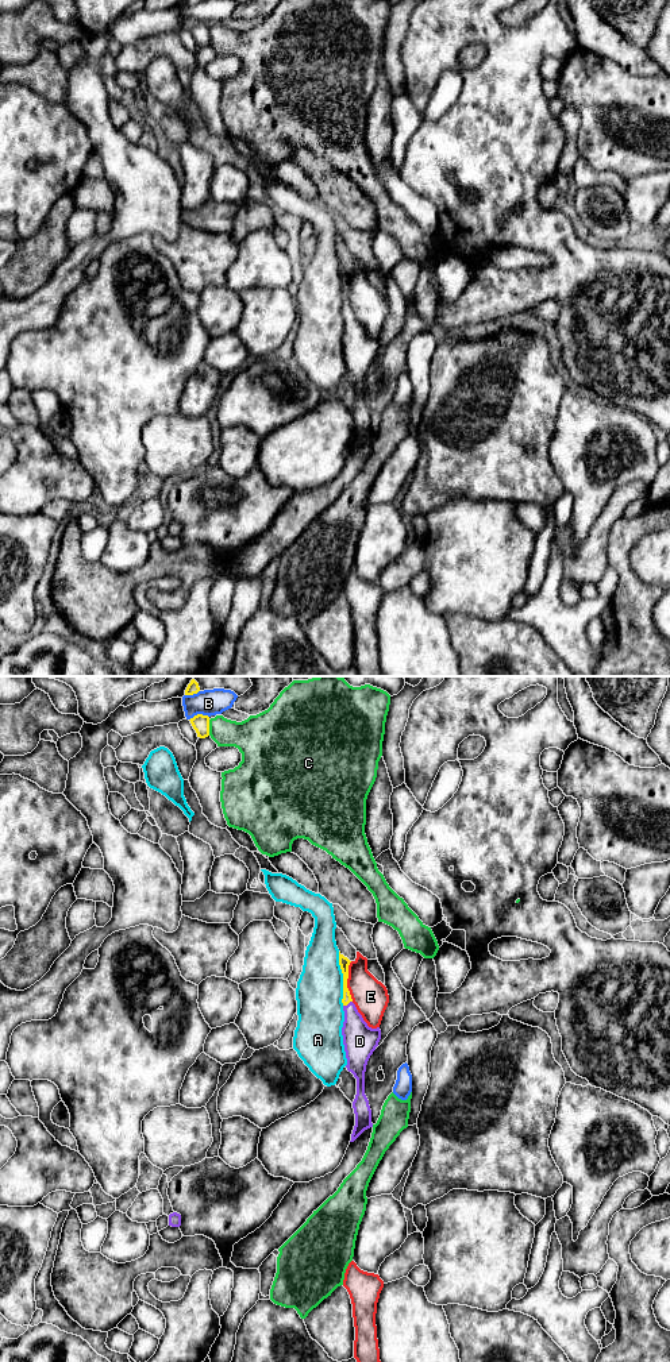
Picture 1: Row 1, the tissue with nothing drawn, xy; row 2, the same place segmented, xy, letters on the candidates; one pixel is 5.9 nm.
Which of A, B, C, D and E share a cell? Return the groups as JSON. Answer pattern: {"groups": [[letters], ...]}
{"groups": [["A"], ["B"], ["C"], ["D"], ["E"]]}

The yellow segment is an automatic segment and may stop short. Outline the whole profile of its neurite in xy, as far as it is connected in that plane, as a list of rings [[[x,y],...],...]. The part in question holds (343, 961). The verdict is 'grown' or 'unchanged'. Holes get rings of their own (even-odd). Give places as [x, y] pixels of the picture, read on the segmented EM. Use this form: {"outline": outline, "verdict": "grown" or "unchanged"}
{"outline": [[[339,952],[339,965],[343,973],[342,1003],[344,1022],[342,1027],[342,1035],[347,1058],[346,1068],[357,1079],[357,1095],[353,1101],[355,1126],[350,1141],[354,1142],[365,1130],[373,1127],[371,1110],[365,1095],[365,1072],[367,1061],[381,1039],[381,1030],[380,1027],[369,1027],[353,1003],[350,991],[347,988],[350,962],[351,961]]], "verdict": "grown"}

